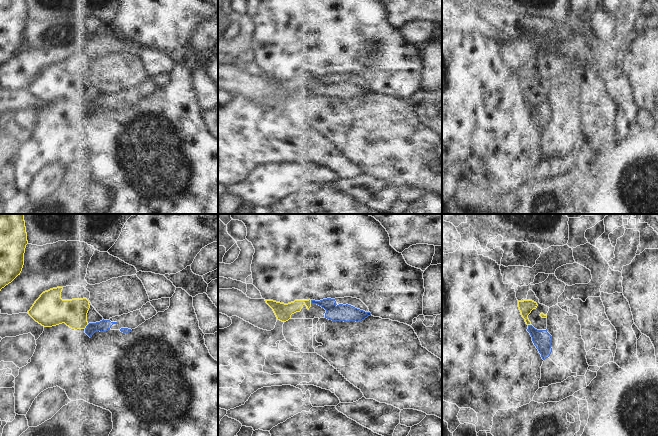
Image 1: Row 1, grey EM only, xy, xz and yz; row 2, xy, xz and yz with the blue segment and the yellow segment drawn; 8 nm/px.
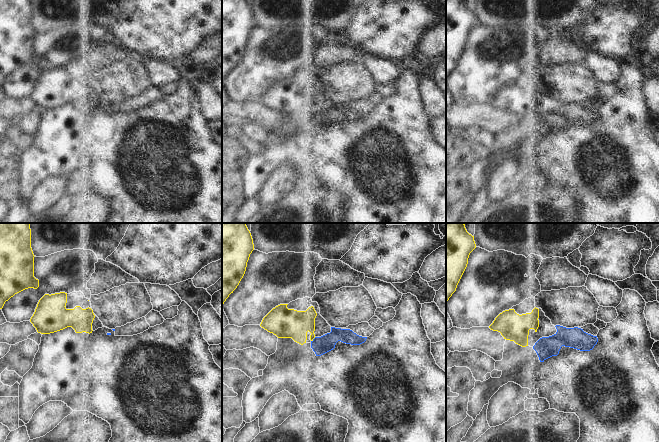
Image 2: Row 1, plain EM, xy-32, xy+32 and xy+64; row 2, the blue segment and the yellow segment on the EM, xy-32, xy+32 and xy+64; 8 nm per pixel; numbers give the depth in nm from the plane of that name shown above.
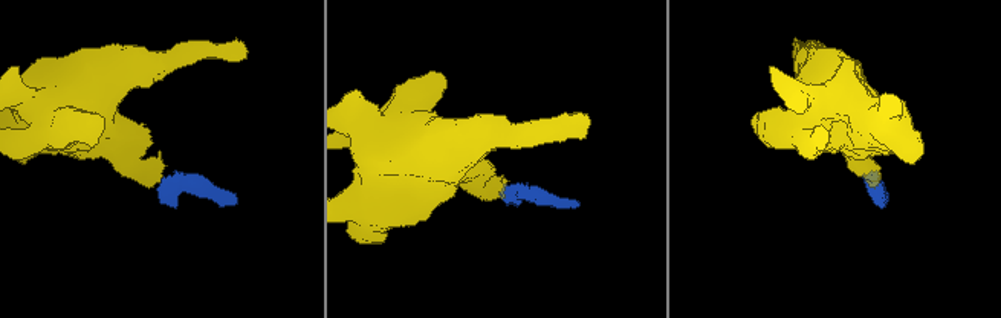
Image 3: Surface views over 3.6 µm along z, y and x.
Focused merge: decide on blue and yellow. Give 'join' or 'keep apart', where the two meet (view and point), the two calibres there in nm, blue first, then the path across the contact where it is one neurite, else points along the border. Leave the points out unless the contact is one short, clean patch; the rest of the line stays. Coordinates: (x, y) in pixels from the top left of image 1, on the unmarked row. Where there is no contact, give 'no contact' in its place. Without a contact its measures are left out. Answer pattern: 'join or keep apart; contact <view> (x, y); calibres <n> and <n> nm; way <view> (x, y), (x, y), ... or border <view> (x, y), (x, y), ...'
join; contact xy (86, 102); calibres 90 and 220 nm; way xy (104, 101), (86, 102), (73, 89)

